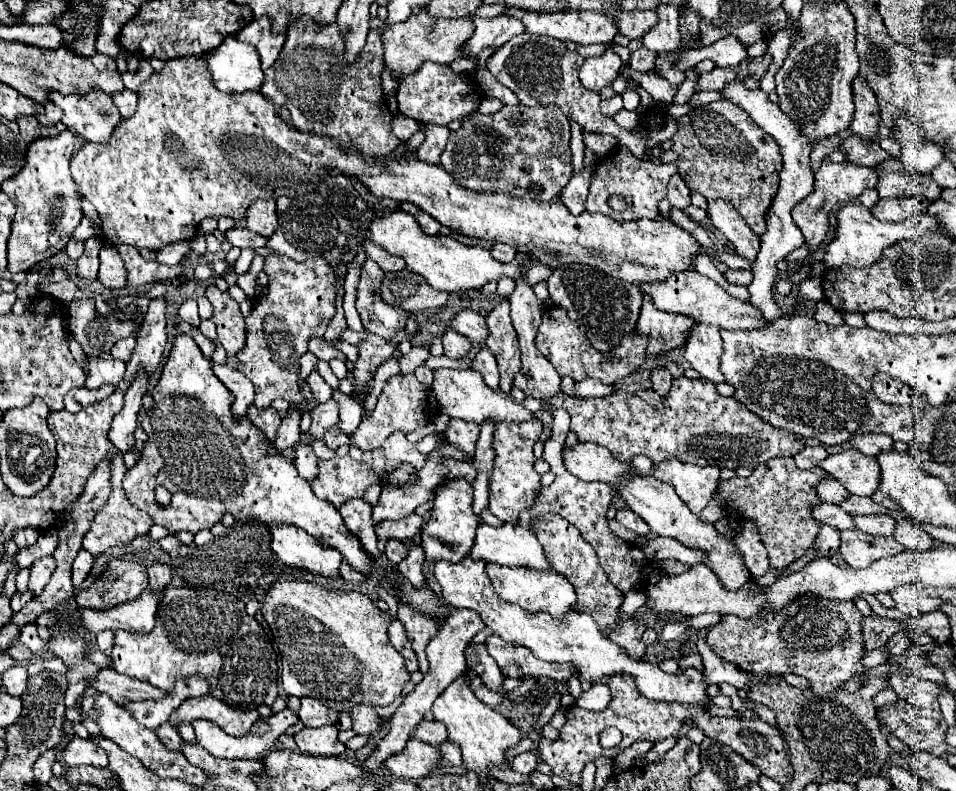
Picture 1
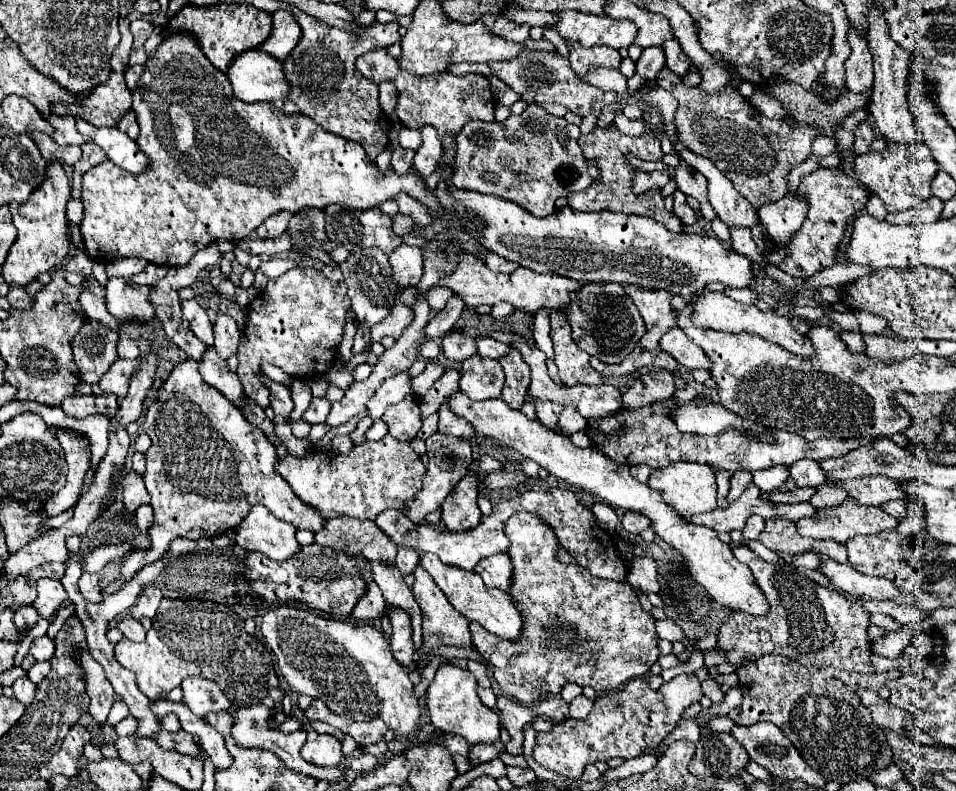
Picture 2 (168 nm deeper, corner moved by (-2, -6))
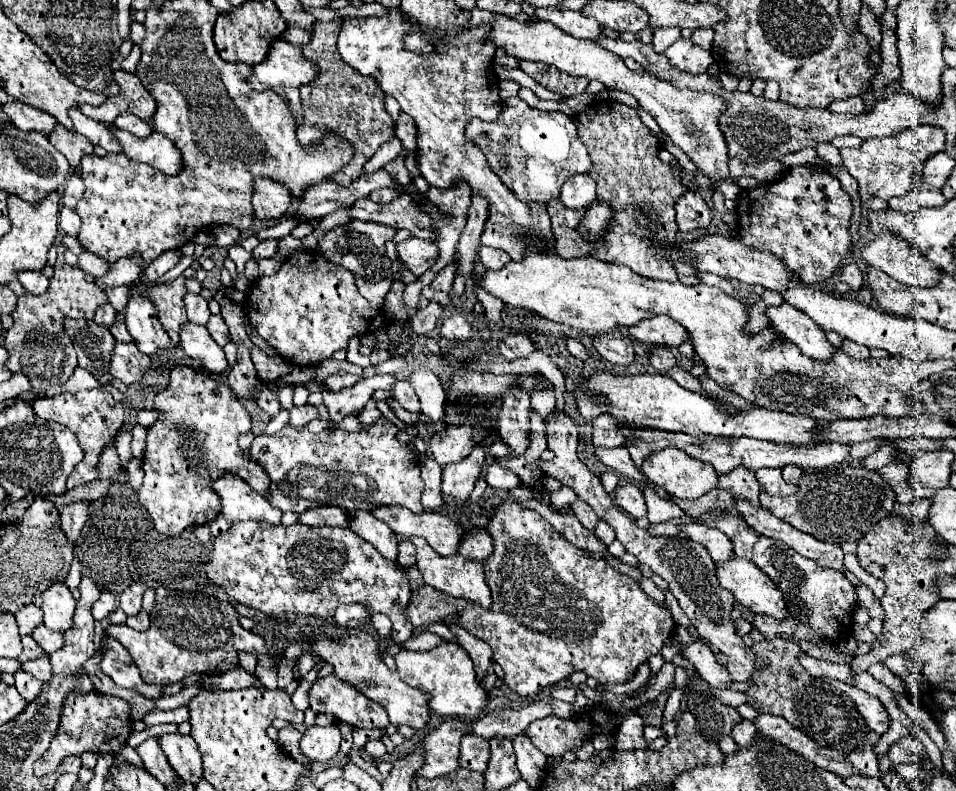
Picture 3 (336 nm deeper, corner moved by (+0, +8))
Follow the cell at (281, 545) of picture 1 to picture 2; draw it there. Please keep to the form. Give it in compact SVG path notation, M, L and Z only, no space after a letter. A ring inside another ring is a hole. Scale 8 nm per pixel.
M254 506L242 520L236 528L236 542L246 550L252 546L252 550L278 562L292 558L300 550L296 528L274 518L264 506Z

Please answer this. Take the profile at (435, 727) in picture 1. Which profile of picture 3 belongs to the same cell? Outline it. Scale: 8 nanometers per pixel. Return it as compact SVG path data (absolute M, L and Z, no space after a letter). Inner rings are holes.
M468 734L462 740L460 752L462 752L460 754L460 766L462 768L468 768L468 770L474 770L474 772L480 772L480 774L486 772L486 766L488 766L488 760L490 760L488 740L474 736L474 734Z

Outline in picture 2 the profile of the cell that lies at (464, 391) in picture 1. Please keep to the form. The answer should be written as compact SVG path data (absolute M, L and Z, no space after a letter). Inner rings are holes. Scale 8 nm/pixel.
M458 390L446 398L446 404L456 416L466 418L478 434L504 442L508 448L520 452L524 458L538 462L552 476L564 480L568 486L572 486L576 490L584 490L584 492L600 498L602 502L610 504L612 508L632 510L632 512L640 512L640 514L648 516L652 520L654 532L666 544L670 544L674 550L678 550L678 554L686 562L686 568L690 570L694 580L700 582L718 604L730 606L740 612L750 612L756 616L766 614L766 610L768 610L766 598L764 598L762 590L758 590L754 576L750 574L746 564L742 564L734 558L732 548L718 538L718 532L714 528L686 522L676 512L676 508L670 506L662 498L662 494L658 490L650 488L648 484L638 482L630 474L630 466L618 466L618 462L606 458L596 446L588 446L588 448L574 446L568 436L548 430L538 420L530 420L520 410L506 406L506 402L502 402L500 398L476 402L476 400L470 400L462 390Z

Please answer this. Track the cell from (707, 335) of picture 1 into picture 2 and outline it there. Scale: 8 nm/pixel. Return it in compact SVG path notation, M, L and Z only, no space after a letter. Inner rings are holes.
M674 328L660 338L660 348L672 354L684 368L688 370L708 370L710 372L710 358L706 358L704 350L700 350L682 328Z

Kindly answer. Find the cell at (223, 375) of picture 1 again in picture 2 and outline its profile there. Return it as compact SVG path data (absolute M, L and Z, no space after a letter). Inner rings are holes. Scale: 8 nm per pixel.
M208 346L206 354L202 356L200 374L210 386L220 390L232 404L242 406L246 402L246 392L242 388L242 382L238 382L236 372L232 372L226 366L226 362L222 358L218 358L214 346Z

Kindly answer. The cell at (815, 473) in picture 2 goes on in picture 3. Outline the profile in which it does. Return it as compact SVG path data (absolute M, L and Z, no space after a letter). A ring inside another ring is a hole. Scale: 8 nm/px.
M794 464L782 468L782 478L784 478L788 484L798 484L800 476L802 476L802 470L800 470L798 466L794 466Z

